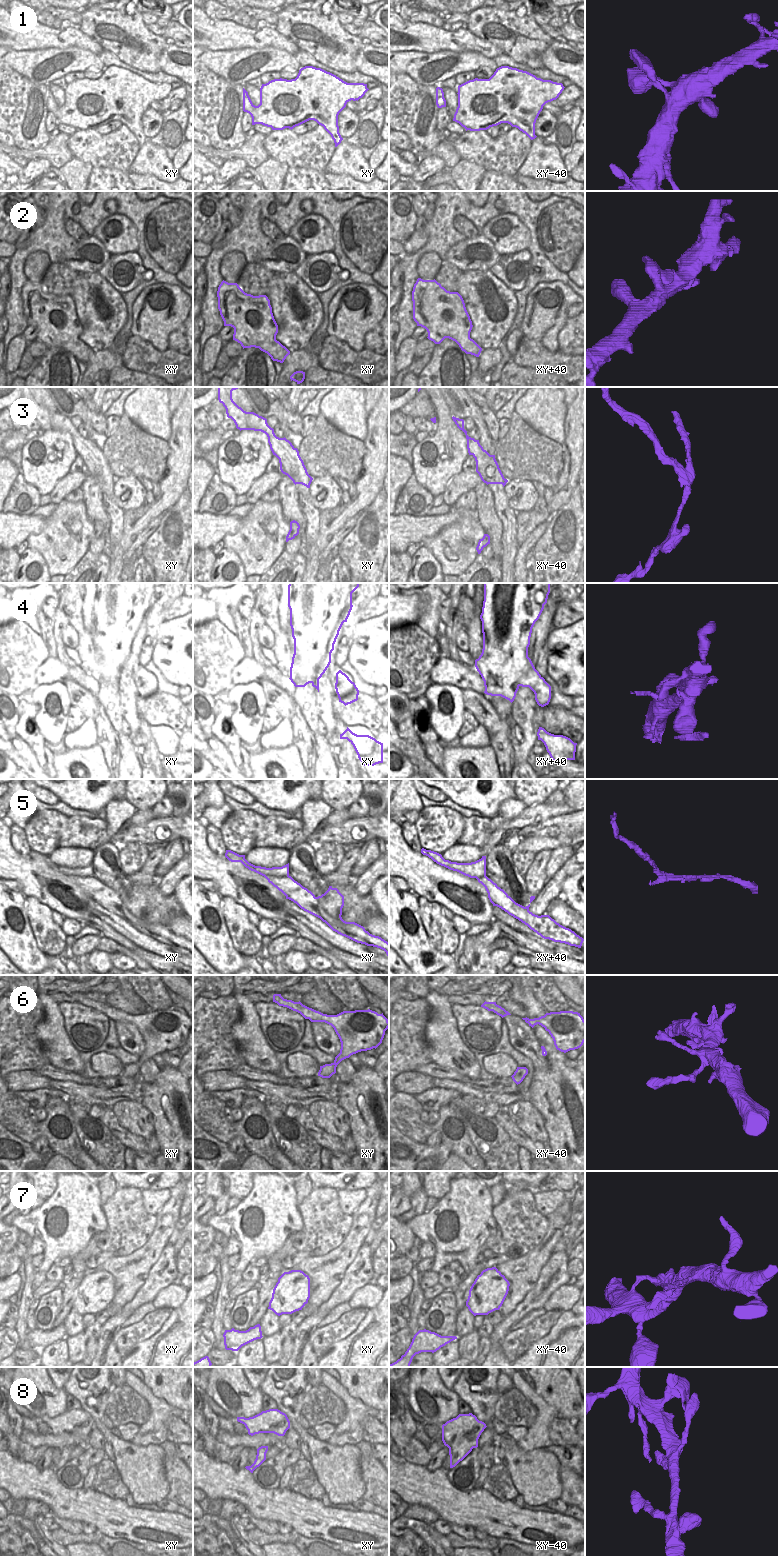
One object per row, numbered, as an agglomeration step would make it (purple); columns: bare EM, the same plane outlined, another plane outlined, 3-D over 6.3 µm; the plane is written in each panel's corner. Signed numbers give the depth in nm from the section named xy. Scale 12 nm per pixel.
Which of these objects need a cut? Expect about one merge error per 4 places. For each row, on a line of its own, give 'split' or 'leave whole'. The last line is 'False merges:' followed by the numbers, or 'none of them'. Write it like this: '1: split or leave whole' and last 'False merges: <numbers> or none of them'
1: leave whole
2: leave whole
3: split
4: leave whole
5: split
6: leave whole
7: leave whole
8: leave whole
False merges: 3, 5

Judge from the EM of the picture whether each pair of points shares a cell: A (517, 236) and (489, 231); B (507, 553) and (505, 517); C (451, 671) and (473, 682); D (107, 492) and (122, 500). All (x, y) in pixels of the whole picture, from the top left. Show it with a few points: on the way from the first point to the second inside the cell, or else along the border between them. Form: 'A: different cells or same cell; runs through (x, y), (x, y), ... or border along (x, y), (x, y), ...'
A: same cell; runs through (510, 236), (501, 237), (497, 241), (496, 238)
B: same cell; runs through (508, 544), (508, 526)
C: same cell; runs through (456, 673), (468, 678)
D: different cells; border along (112, 488), (114, 502), (123, 511)

